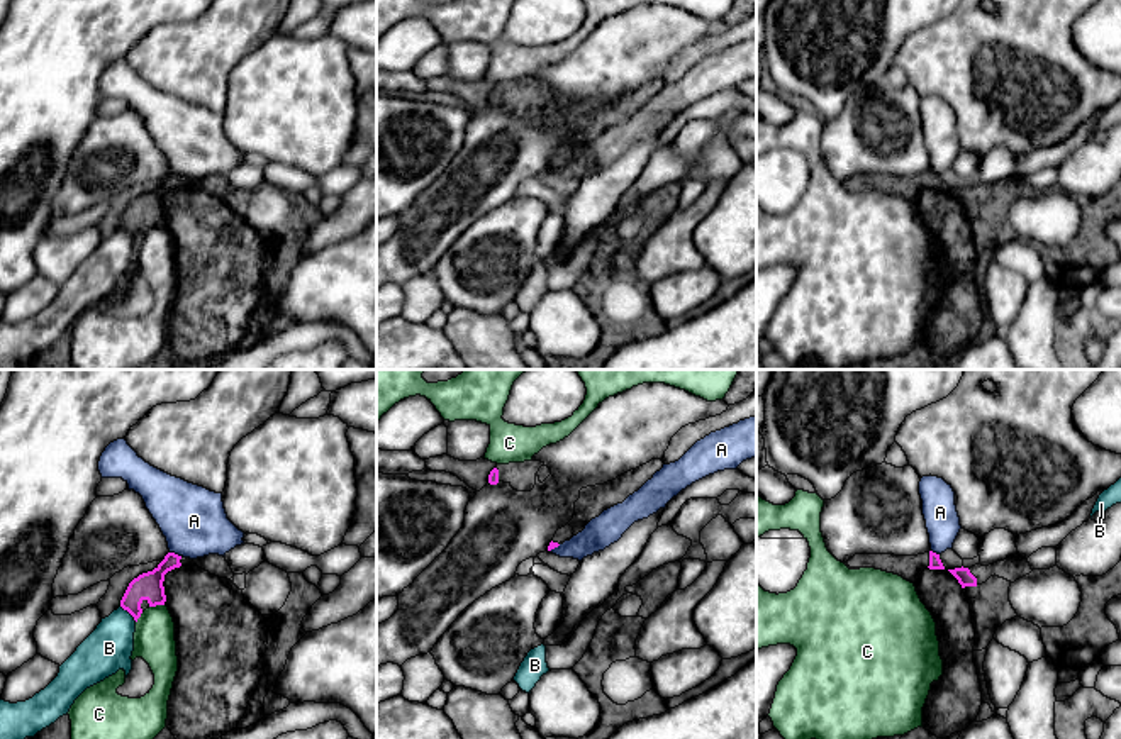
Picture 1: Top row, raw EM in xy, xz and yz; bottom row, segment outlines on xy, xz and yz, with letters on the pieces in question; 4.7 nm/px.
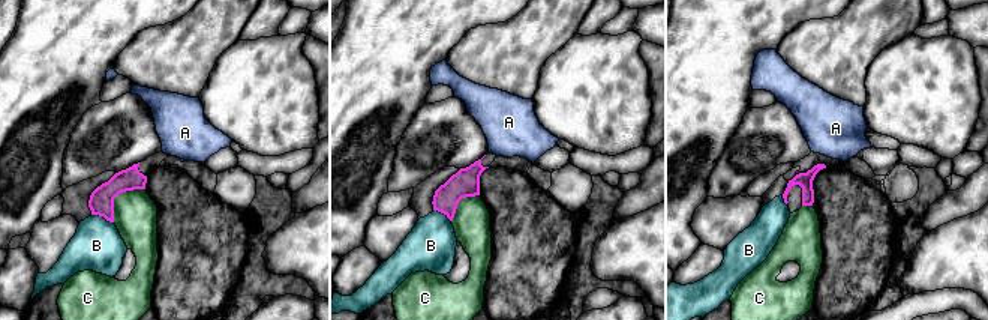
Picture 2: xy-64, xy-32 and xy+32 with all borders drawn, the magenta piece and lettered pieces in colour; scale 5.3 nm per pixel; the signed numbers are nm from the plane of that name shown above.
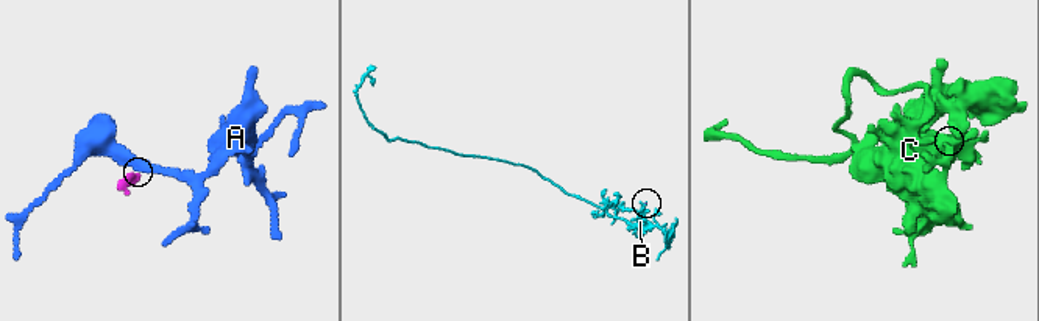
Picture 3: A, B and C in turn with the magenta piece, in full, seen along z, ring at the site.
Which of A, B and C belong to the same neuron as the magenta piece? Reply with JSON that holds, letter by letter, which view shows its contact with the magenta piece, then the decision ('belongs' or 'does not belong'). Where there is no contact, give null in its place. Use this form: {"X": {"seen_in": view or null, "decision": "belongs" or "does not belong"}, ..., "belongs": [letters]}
{"A": {"seen_in": "xy", "decision": "does not belong"}, "B": {"seen_in": "xy", "decision": "does not belong"}, "C": {"seen_in": "xy", "decision": "does not belong"}, "belongs": []}

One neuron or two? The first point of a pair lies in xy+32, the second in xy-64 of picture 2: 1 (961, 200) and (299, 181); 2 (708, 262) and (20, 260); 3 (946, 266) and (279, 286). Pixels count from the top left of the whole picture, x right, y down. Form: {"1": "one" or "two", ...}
{"1": "two", "2": "one", "3": "two"}

